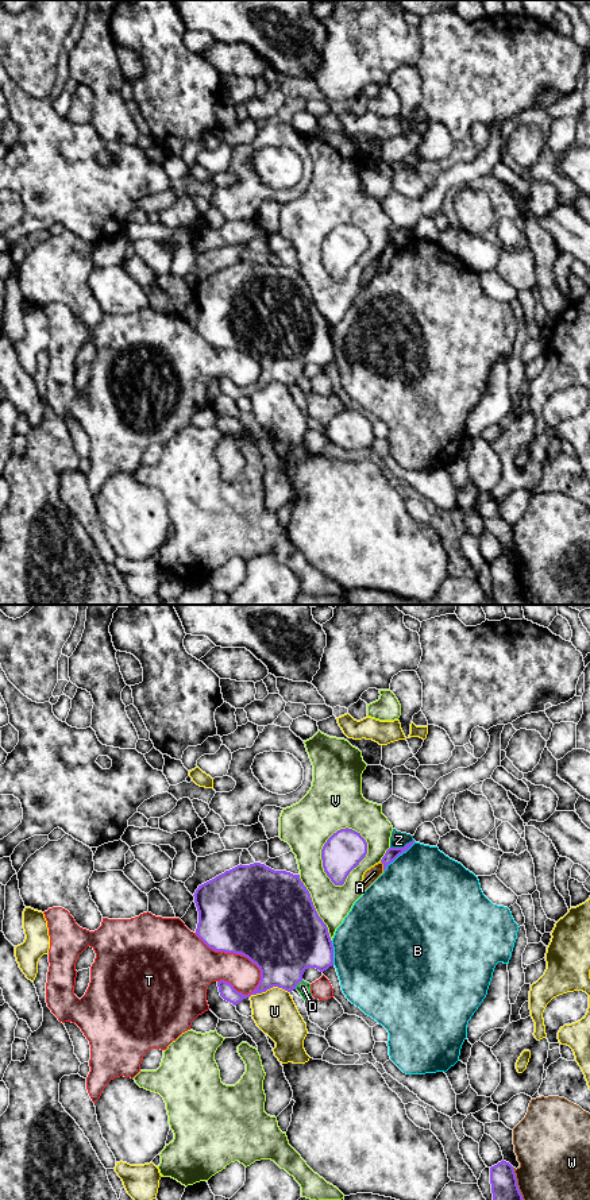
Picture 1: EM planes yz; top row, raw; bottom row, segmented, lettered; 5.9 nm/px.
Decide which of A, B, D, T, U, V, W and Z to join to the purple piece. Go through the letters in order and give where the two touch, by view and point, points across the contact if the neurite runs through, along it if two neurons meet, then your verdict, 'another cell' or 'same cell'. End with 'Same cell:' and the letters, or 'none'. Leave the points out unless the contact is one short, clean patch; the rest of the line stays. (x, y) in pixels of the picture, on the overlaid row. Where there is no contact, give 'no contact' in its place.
A: meets purple in yz at (384, 865); border along yz (381, 861), (384, 869); another cell
B: meets purple in yz at (398, 855); another cell
D: meets purple in yz at (297, 983); another cell
T: meets purple in yz at (236, 953); another cell
U: meets purple in yz at (267, 988); another cell
V: meets purple in yz at (322, 853); another cell
W: meets purple in yz at (516, 1184); another cell
Z: meets purple in yz at (401, 848); border along yz (413, 840), (403, 847), (390, 848); another cell
Same cell: none

